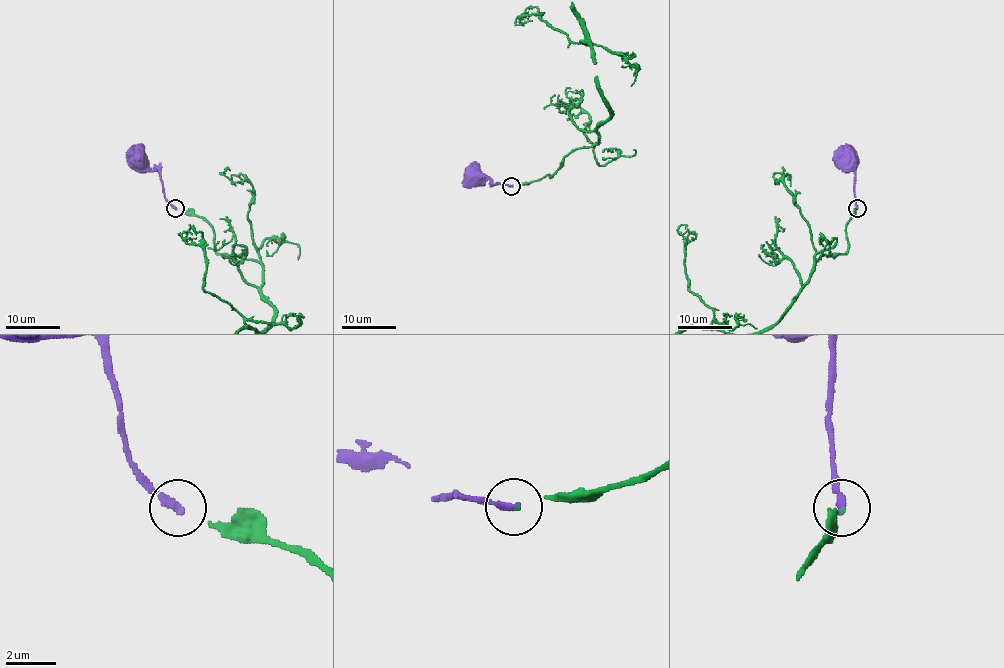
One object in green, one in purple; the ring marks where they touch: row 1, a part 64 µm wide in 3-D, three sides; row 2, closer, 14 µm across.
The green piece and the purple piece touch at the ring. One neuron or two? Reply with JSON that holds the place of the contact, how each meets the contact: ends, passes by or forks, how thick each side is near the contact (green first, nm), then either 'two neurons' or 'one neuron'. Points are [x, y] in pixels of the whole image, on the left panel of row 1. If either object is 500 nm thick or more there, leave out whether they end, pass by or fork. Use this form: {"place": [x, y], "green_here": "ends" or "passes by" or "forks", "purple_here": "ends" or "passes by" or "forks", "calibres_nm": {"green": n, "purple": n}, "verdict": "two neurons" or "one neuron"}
{"place": [175, 208], "green_here": "ends", "purple_here": "ends", "calibres_nm": {"green": 110, "purple": 280}, "verdict": "one neuron"}

